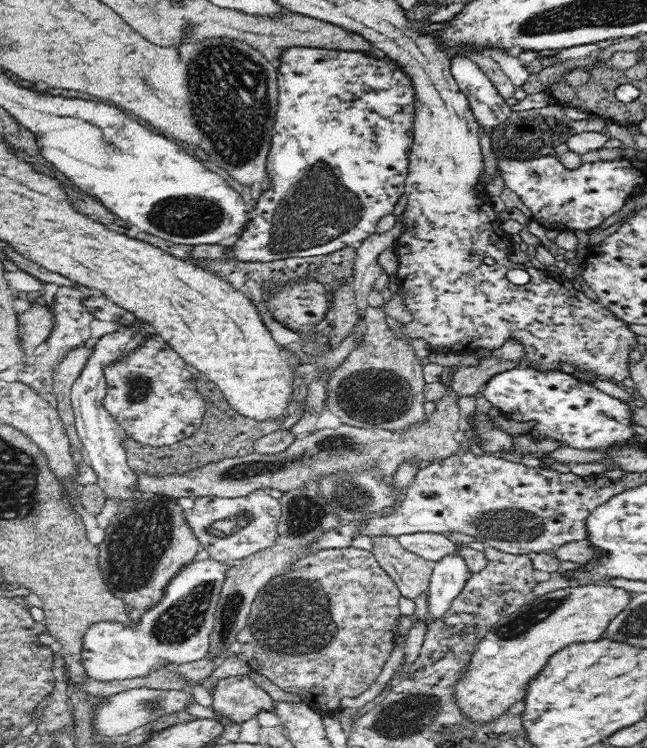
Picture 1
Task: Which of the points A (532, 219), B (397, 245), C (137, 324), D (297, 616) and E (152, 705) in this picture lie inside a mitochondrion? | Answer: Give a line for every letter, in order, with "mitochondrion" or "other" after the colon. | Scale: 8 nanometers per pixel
A: other
B: other
C: other
D: mitochondrion
E: mitochondrion

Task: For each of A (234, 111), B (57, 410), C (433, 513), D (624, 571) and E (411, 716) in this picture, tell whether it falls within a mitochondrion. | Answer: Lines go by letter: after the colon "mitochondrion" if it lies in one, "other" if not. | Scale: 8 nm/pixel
A: mitochondrion
B: other
C: other
D: other
E: mitochondrion

